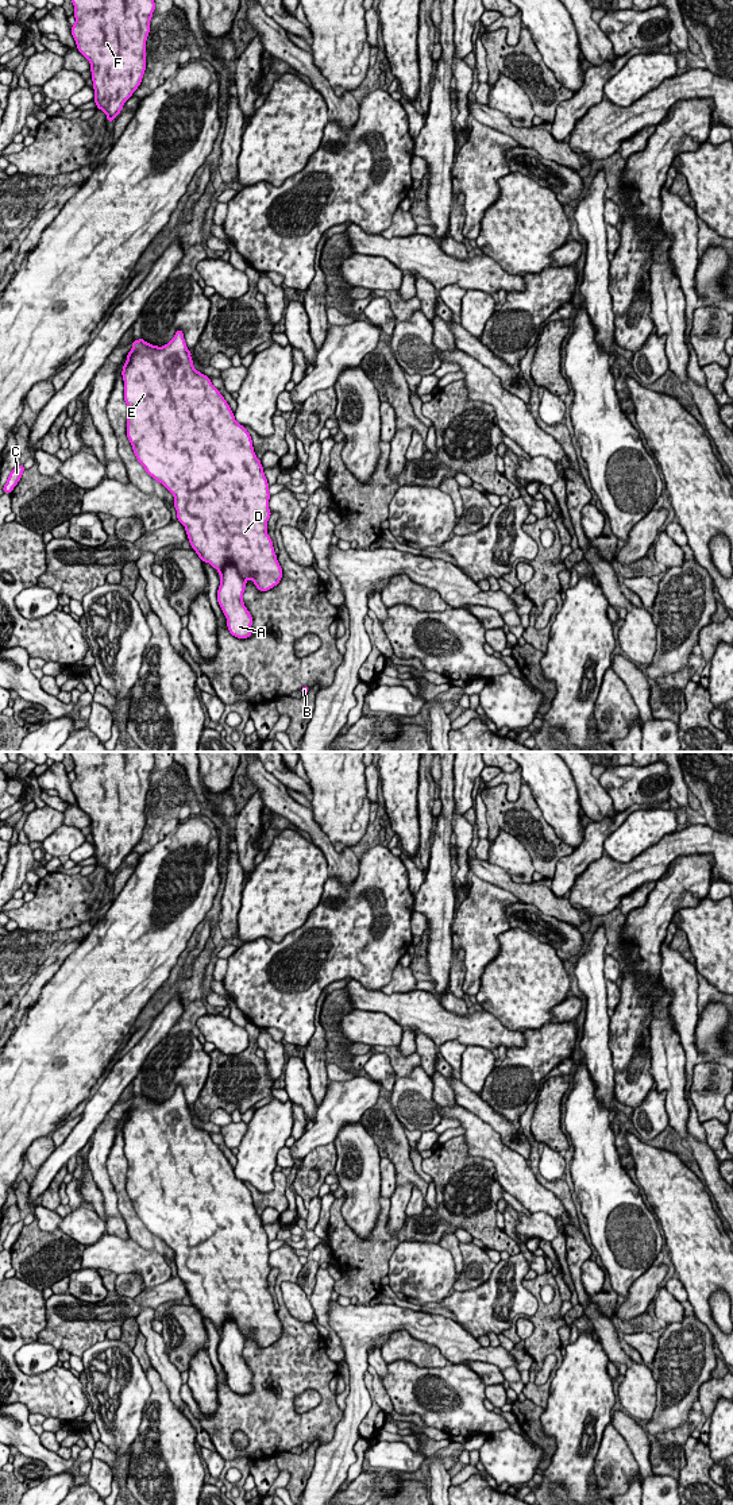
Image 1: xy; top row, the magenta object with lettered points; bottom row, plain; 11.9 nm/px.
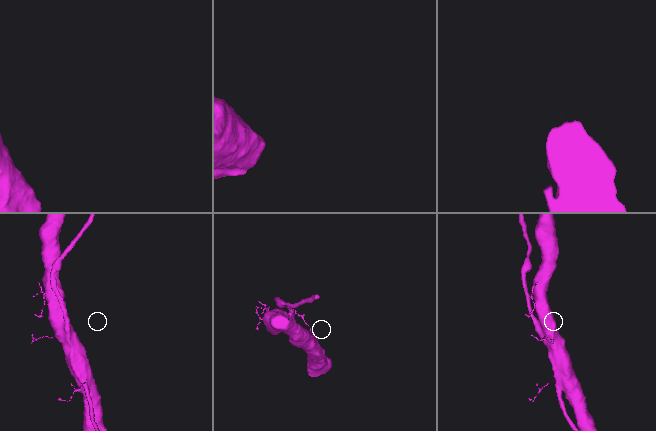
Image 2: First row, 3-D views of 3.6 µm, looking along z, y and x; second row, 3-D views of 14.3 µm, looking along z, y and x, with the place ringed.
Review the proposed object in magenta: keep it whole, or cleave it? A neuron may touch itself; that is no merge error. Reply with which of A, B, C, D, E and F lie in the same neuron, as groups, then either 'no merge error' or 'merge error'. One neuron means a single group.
groups A / B C D E F; merge error

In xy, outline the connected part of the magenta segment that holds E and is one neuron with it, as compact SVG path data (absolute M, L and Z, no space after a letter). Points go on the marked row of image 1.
M177 329L174 337L158 347L142 337L132 341L123 364L124 401L127 404L127 437L138 462L146 472L162 483L174 497L177 520L185 526L192 549L221 575L227 563L232 563L244 580L252 580L259 591L269 591L282 578L273 541L267 535L269 483L252 447L247 429L240 425L229 405L211 378L193 367L184 332Z

